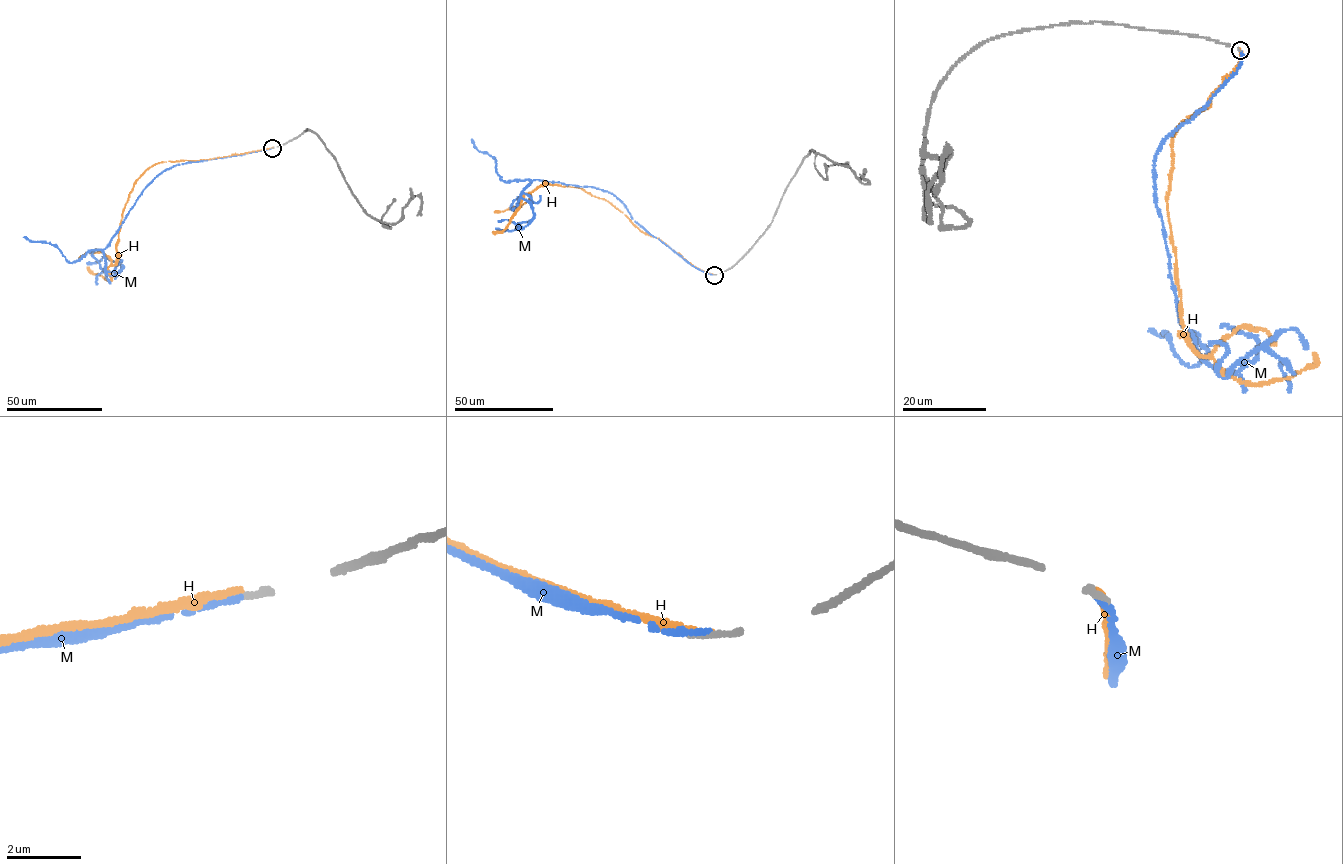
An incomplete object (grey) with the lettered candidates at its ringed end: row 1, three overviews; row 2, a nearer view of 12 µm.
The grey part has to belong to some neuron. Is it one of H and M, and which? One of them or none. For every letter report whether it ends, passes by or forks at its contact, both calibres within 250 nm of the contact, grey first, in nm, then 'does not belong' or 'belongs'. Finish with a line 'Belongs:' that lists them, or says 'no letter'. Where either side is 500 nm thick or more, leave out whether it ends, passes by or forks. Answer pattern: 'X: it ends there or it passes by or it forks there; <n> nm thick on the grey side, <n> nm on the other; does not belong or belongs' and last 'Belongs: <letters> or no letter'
H: it ends there; 180 nm thick on the grey side, 190 nm on the other; does not belong
M: it ends there; 180 nm thick on the grey side, 160 nm on the other; belongs
Belongs: M

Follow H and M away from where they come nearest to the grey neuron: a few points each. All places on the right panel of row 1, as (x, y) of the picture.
H: (1240, 50), (1172, 140), (1180, 315), (1188, 344), (1241, 380), (1285, 379), (1312, 368), (1314, 352)
M: (1240, 50), (1239, 67), (1156, 155), (1169, 275), (1180, 323), (1224, 376), (1286, 329), (1306, 346)

